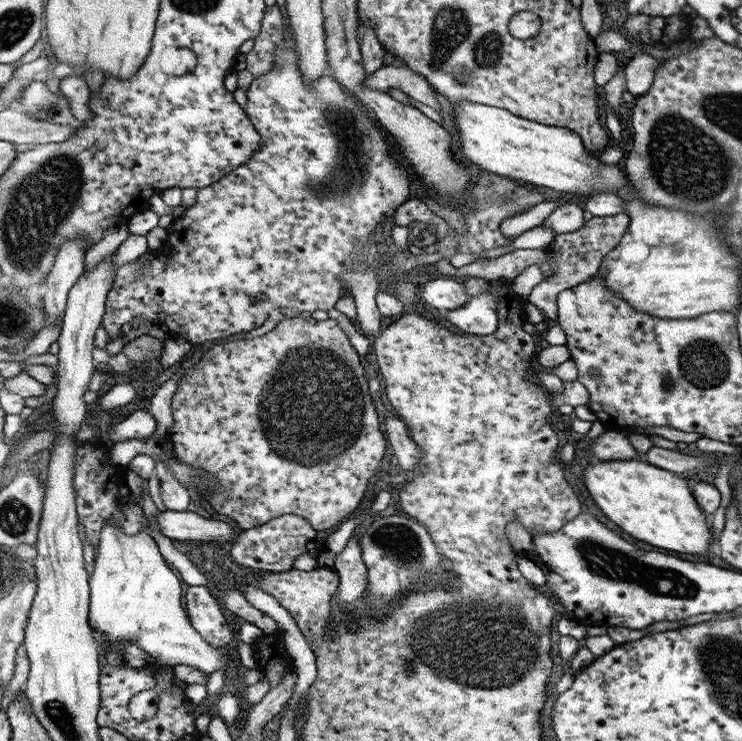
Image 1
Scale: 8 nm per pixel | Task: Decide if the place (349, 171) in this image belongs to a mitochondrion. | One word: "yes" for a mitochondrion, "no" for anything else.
yes

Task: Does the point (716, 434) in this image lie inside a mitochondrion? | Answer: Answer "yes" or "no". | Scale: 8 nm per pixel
no

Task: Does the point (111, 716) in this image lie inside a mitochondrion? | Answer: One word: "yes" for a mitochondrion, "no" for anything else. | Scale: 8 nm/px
no

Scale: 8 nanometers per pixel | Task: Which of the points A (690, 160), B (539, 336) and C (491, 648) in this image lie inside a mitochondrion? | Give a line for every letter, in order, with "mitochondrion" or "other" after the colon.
A: mitochondrion
B: other
C: mitochondrion

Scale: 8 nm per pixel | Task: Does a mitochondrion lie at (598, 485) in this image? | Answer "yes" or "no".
no

